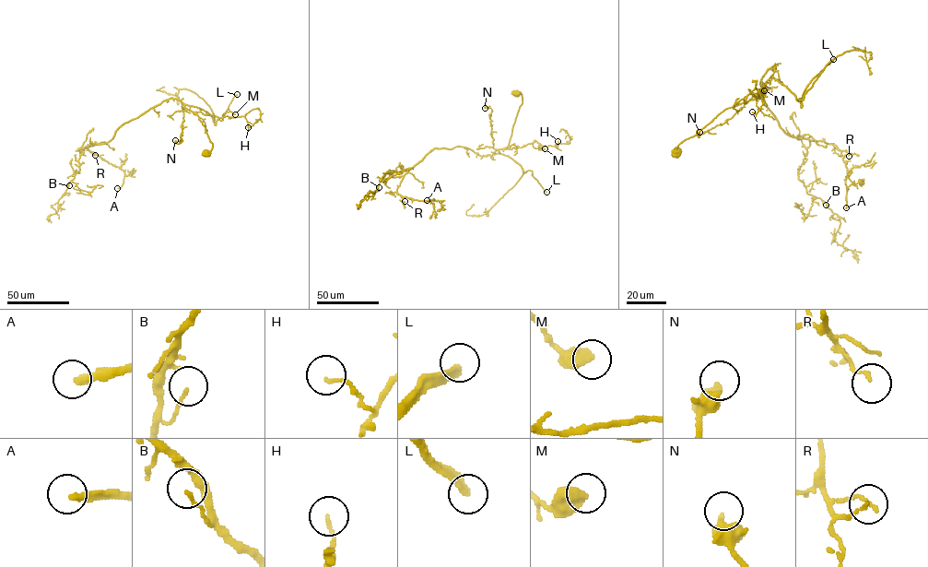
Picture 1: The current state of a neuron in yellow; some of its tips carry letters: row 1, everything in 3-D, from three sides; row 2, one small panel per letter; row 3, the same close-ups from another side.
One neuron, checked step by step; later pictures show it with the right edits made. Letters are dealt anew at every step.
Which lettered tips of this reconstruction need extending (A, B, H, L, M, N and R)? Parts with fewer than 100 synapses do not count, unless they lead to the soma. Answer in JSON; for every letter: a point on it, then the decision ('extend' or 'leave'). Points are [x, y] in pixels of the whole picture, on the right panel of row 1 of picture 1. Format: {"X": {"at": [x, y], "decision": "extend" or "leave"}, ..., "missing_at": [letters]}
{"A": {"at": [846, 207], "decision": "extend"}, "B": {"at": [826, 205], "decision": "leave"}, "H": {"at": [752, 112], "decision": "leave"}, "L": {"at": [833, 59], "decision": "extend"}, "M": {"at": [764, 90], "decision": "leave"}, "N": {"at": [699, 132], "decision": "leave"}, "R": {"at": [849, 156], "decision": "extend"}, "missing_at": ["A", "L", "R"]}

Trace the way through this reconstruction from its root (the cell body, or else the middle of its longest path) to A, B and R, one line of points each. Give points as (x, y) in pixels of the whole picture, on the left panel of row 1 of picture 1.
A: (206, 153), (213, 144), (198, 115), (164, 100), (88, 147), (123, 171), (117, 188)
B: (206, 153), (213, 144), (198, 115), (179, 100), (169, 99), (123, 124), (108, 142), (86, 146), (69, 185)
R: (206, 153), (213, 144), (198, 115), (179, 100), (169, 99), (123, 124), (108, 142), (89, 146), (95, 155)

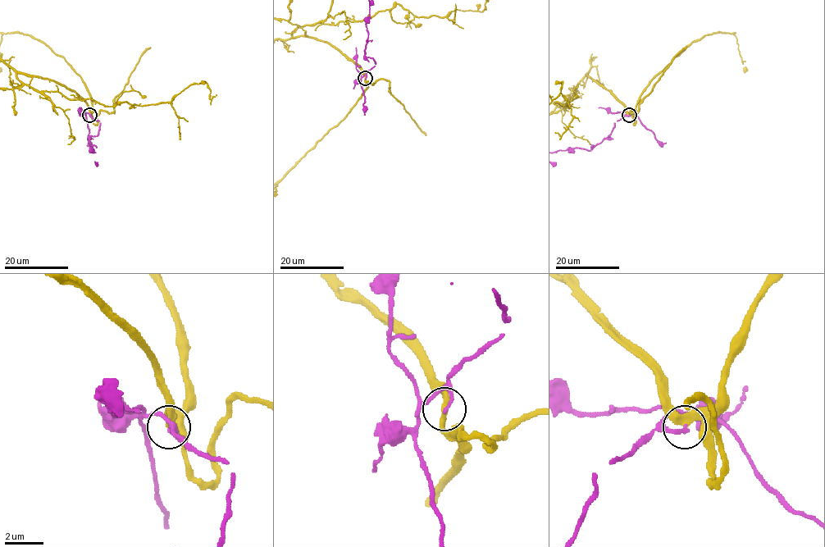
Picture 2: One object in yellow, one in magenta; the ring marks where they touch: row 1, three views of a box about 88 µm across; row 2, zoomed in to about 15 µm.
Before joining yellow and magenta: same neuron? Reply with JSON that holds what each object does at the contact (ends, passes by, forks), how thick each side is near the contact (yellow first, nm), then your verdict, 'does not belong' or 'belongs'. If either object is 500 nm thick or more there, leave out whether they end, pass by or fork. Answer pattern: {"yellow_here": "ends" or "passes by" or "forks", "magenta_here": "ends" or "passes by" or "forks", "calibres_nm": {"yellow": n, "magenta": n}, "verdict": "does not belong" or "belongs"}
{"yellow_here": "passes by", "magenta_here": "ends", "calibres_nm": {"yellow": 320, "magenta": 190}, "verdict": "does not belong"}

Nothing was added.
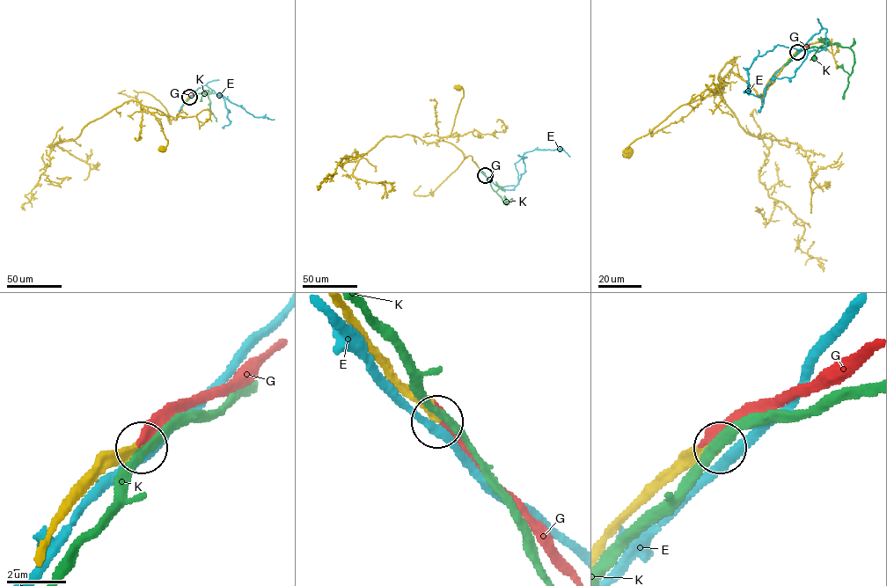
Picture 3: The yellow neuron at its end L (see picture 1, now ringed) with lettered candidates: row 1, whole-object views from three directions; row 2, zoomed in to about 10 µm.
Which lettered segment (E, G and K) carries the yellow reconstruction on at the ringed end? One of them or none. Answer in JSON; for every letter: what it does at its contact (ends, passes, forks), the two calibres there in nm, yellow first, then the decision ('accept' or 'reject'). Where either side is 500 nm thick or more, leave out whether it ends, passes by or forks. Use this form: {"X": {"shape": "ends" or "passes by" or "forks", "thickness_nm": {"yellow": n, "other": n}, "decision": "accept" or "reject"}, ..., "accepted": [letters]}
{"E": {"shape": "passes by", "thickness_nm": {"yellow": 320, "other": 240}, "decision": "reject"}, "G": {"shape": "ends", "thickness_nm": {"yellow": 360, "other": 360}, "decision": "reject"}, "K": {"shape": "passes by", "thickness_nm": {"yellow": 400, "other": 260}, "decision": "reject"}, "accepted": []}

